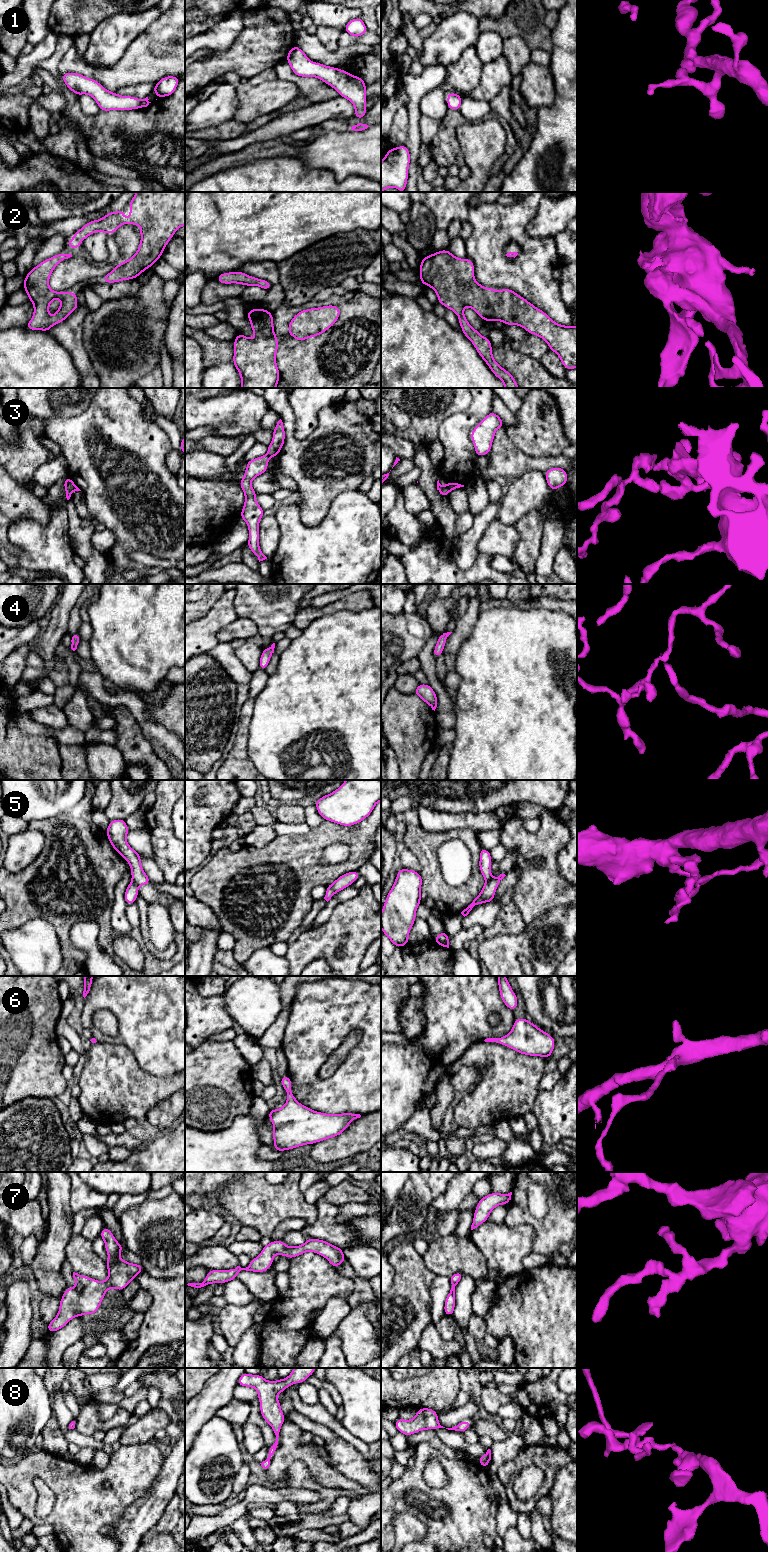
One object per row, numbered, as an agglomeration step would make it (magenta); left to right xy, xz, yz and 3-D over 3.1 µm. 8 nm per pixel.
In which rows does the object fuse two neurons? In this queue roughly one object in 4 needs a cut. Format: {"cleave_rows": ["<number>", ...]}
{"cleave_rows": ["3", "5"]}

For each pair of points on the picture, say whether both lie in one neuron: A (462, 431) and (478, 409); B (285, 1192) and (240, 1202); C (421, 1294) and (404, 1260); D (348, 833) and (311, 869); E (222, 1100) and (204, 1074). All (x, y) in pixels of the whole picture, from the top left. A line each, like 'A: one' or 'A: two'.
A: one
B: one
C: one
D: one
E: one

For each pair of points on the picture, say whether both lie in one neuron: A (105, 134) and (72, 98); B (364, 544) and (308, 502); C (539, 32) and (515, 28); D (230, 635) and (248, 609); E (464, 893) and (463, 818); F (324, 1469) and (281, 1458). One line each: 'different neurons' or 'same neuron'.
A: same neuron
B: different neurons
C: same neuron
D: different neurons
E: different neurons
F: same neuron

